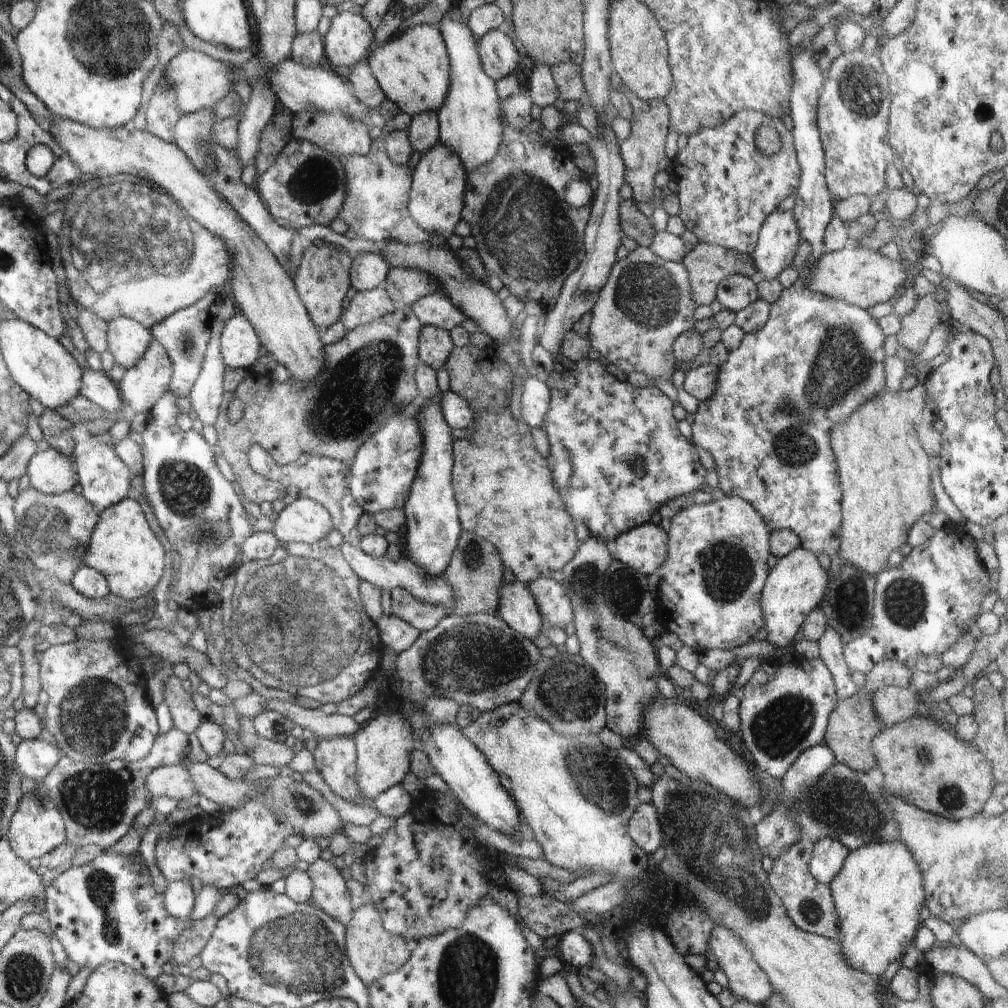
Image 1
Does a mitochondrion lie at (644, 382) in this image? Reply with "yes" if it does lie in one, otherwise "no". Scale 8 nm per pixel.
no

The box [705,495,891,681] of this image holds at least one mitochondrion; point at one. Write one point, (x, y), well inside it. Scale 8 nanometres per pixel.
(851, 602)

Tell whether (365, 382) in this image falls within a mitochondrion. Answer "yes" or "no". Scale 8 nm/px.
yes

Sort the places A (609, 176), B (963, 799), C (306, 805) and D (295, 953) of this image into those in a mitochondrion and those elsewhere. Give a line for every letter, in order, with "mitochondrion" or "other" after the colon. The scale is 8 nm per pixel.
A: other
B: mitochondrion
C: mitochondrion
D: mitochondrion

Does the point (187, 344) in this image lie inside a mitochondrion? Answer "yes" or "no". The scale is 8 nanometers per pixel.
yes

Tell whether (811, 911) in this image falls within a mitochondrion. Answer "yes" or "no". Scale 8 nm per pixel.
yes

